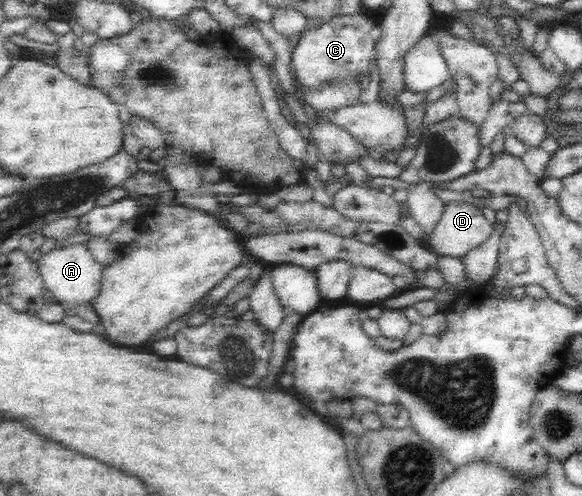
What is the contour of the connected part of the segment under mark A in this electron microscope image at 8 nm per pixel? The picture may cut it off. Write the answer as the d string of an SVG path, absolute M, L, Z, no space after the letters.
M82 243L60 247L42 254L36 265L43 286L48 289L53 298L62 305L62 308L80 308L93 306L102 288L103 265L96 263L88 249Z

